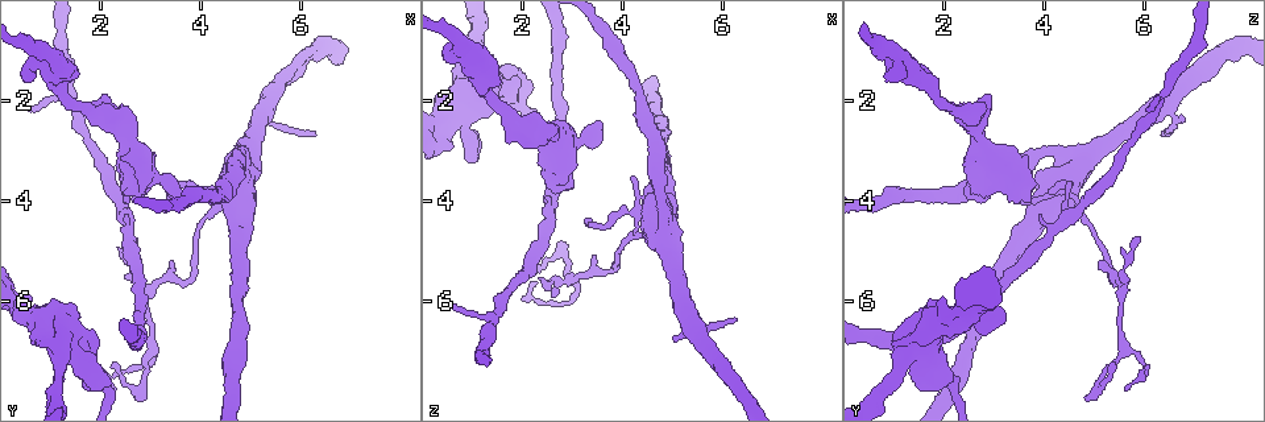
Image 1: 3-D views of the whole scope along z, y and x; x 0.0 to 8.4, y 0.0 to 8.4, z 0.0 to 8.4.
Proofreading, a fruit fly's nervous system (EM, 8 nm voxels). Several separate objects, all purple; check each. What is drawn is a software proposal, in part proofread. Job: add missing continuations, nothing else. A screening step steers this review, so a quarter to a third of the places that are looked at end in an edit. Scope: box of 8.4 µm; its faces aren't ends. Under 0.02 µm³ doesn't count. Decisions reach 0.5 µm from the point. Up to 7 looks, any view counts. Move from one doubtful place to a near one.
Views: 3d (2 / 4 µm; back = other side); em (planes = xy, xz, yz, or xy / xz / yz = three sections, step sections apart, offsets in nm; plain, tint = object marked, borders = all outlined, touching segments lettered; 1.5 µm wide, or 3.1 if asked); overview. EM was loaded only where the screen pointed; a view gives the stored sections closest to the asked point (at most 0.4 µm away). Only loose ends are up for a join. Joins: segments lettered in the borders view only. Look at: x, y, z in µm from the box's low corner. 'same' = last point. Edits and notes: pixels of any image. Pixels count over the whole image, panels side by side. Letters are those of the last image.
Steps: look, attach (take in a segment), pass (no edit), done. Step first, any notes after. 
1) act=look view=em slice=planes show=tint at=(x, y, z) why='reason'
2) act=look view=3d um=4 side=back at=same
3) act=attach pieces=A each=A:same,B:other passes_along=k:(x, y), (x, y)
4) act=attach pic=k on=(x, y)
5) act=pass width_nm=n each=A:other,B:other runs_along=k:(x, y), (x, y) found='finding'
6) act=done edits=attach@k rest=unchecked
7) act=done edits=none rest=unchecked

act=look view=3d um=4 at=(2.80, 3.80, 2.55) why='stops while still wide'

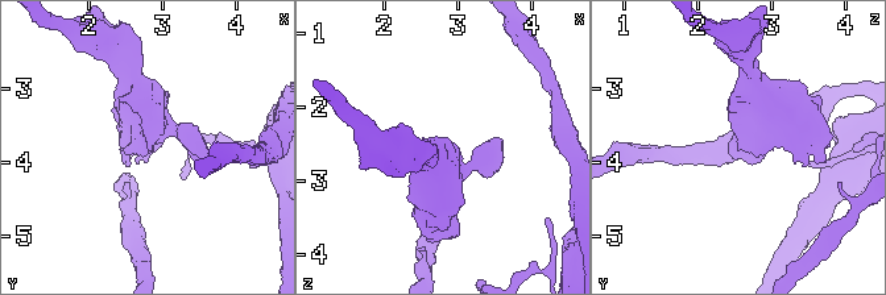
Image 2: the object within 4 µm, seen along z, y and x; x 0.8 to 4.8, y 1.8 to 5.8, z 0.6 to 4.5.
act=look view=em slice=planes show=borders at=(2.85, 3.80, 2.55)

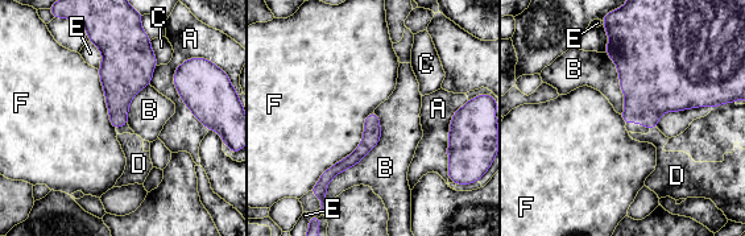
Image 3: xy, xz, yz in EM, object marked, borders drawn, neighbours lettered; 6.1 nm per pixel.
act=attach pieces=D each=A:other,B:other,C:other,D:same,E:other,F:other found='the cell continues'

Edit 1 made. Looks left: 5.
act=look view=em slice=planes show=borders at=(3.35, 5.25, 5.10) why='tapers out'

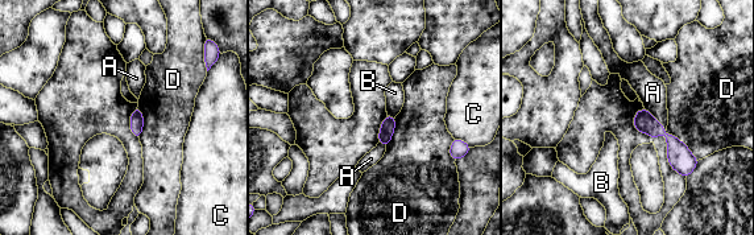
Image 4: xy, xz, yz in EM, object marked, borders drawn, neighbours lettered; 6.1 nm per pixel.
act=pass each=A:other,B:other,C:other,D:other runs_along=4:(642, 112), (672, 141), (686, 172) found='none of them fits'

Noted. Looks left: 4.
act=look view=em slice=planes show=borders at=(0.55, 5.85, 2.80)

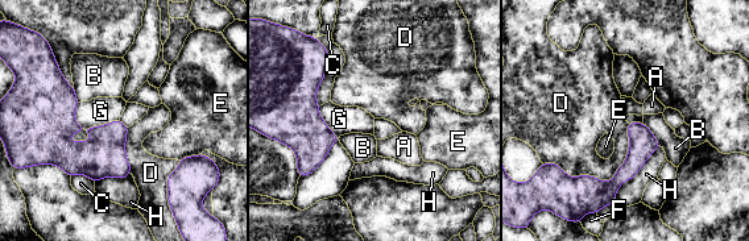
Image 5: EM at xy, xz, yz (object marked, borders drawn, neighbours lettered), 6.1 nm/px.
act=pass each=A:other,B:other,C:other,D:other,E:other,F:other,G:other,H:other border=5:(628, 123), (609, 181), (546, 162) found='no lettered segment goes on from it'

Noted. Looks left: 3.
act=done edits=attach@3 rest=unchecked

